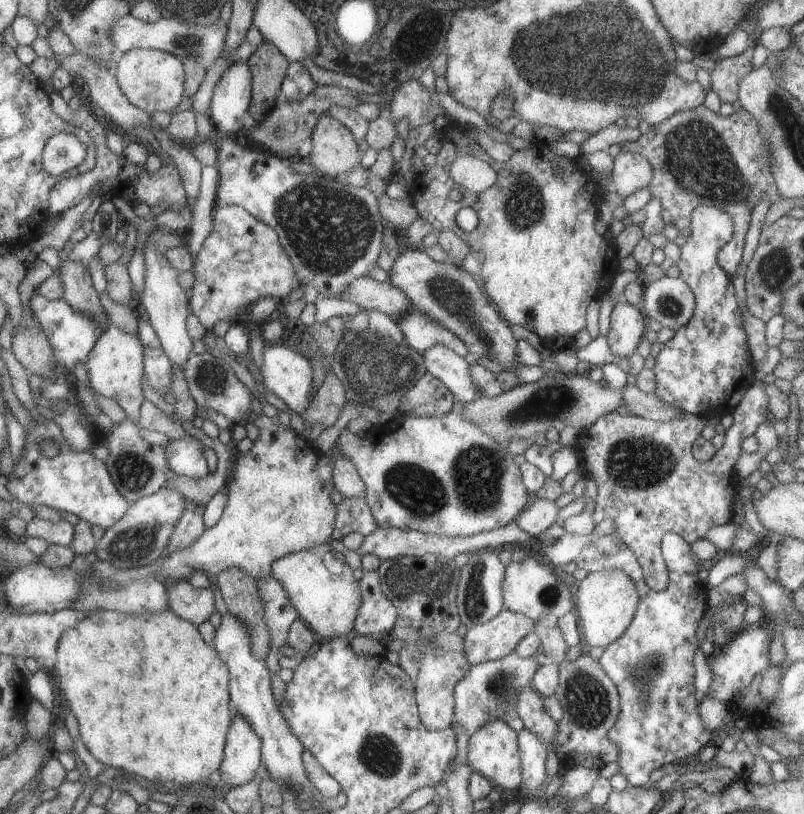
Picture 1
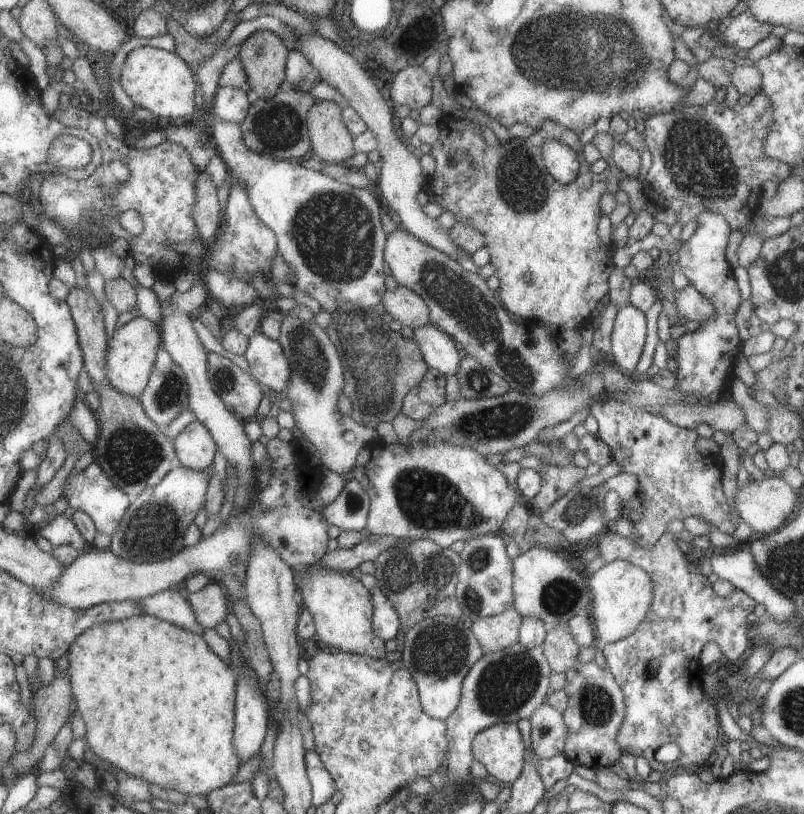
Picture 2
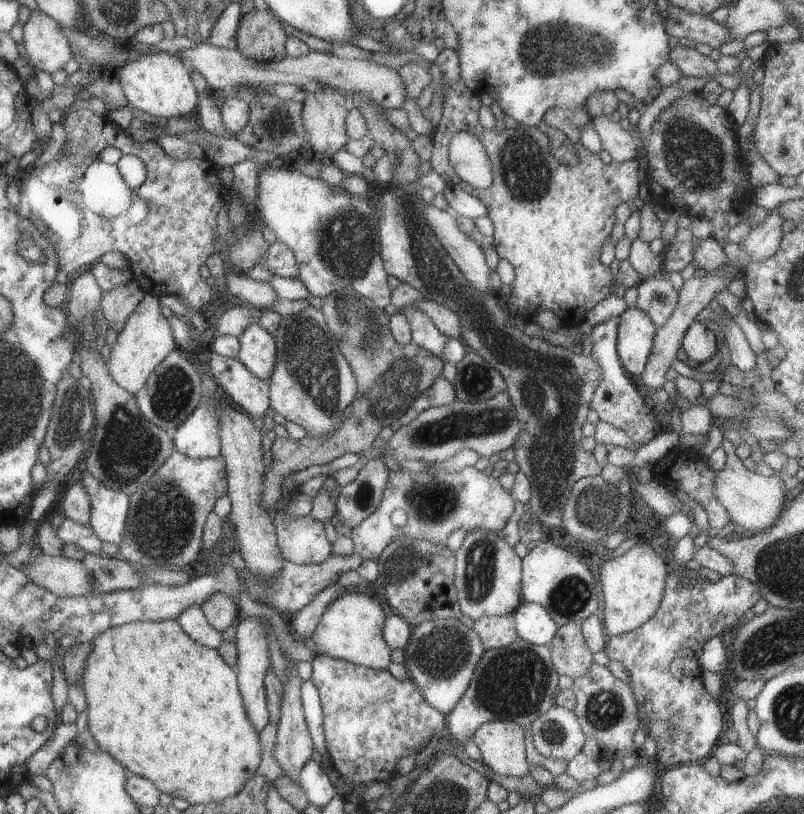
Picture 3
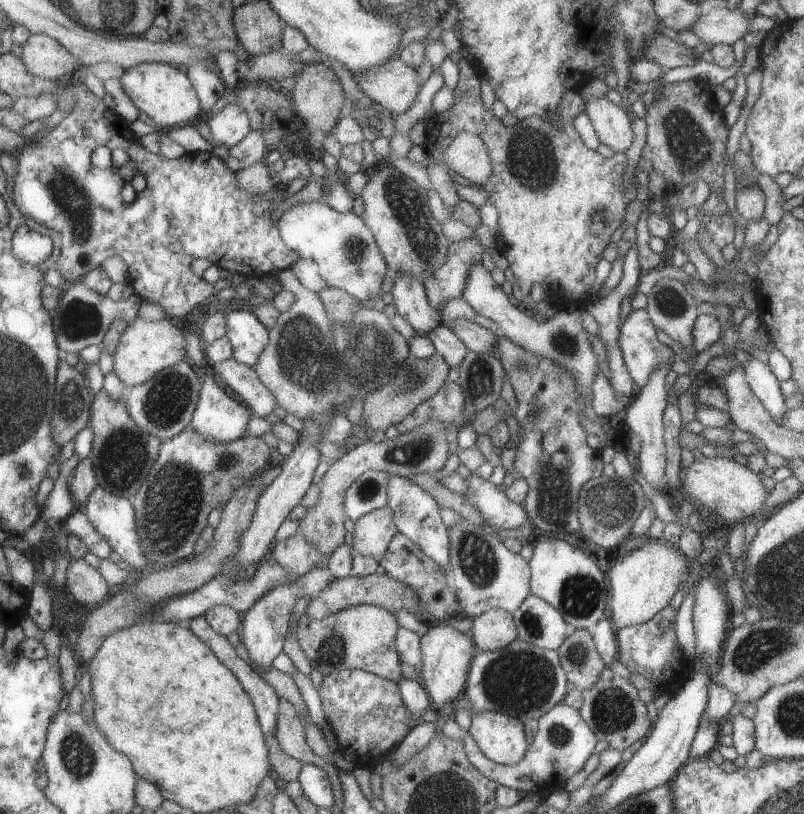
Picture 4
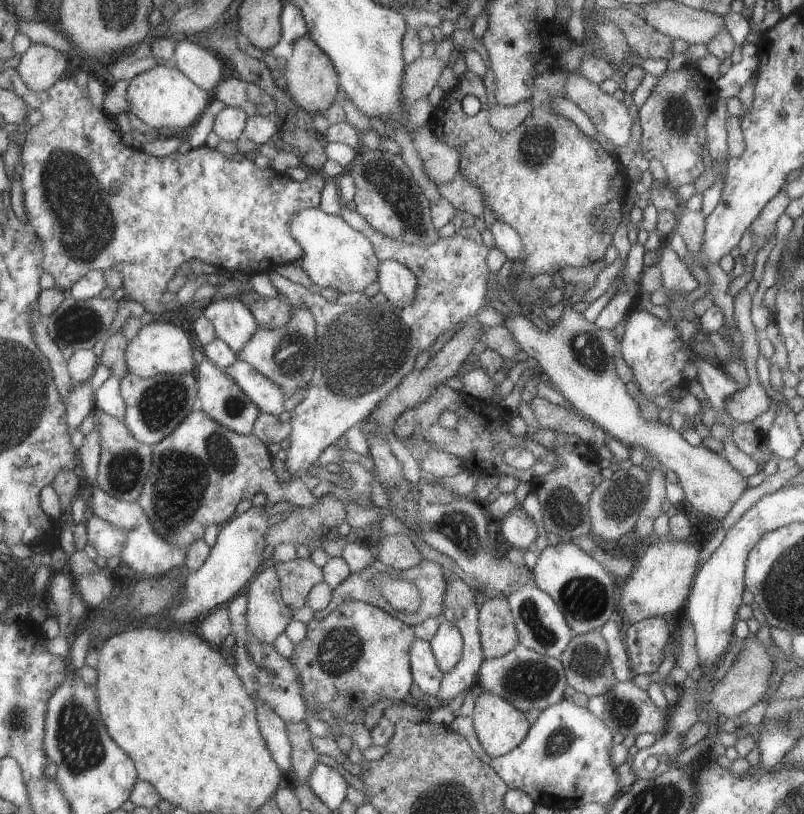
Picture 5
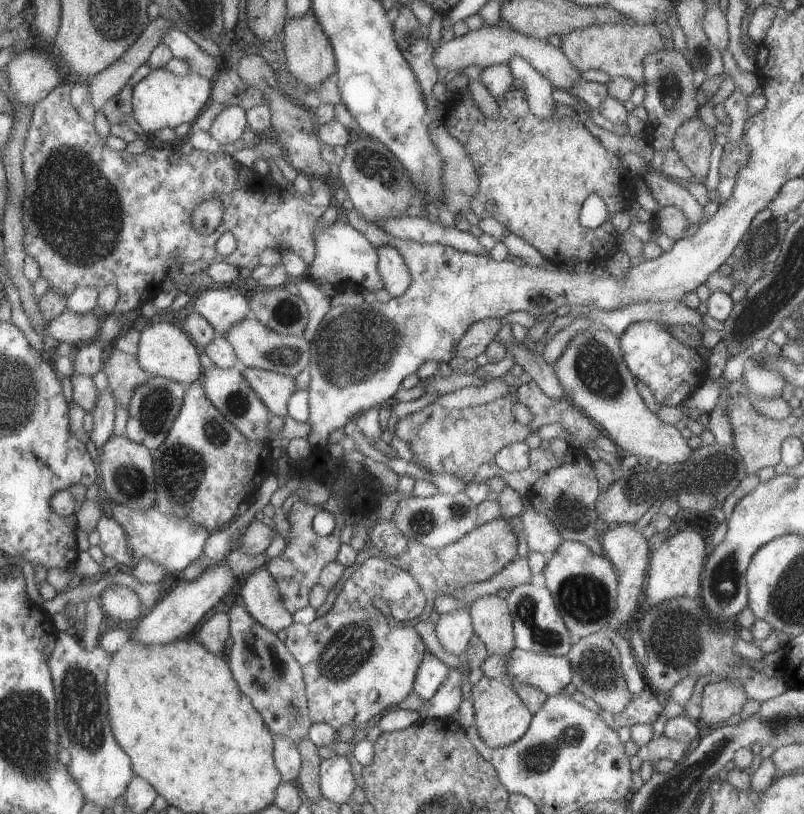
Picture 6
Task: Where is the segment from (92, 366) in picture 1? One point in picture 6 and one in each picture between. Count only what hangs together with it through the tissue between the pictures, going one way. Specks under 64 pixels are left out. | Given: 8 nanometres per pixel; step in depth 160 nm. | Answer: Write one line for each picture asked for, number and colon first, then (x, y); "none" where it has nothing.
2: (132, 352)
3: (146, 341)
4: (144, 348)
5: (159, 347)
6: (164, 351)

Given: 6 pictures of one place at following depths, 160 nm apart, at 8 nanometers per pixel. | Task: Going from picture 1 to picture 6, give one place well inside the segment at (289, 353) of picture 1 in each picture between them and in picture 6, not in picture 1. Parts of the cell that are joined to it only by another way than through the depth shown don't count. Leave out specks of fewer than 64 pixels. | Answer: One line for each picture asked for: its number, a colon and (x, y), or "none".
2: (267, 364)
3: (256, 353)
4: (247, 336)
5: (232, 322)
6: (221, 306)

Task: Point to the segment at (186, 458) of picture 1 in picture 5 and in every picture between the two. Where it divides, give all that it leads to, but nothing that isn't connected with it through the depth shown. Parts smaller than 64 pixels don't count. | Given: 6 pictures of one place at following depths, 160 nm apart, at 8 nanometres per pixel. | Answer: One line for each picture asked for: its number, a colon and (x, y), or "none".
2: (194, 447)
3: (198, 437)
4: (217, 417)
5: (219, 397)

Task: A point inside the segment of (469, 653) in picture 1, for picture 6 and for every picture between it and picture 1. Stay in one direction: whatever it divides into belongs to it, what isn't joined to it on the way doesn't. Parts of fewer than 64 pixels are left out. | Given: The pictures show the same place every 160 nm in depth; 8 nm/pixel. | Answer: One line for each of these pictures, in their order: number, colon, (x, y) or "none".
2: (493, 633)
3: (494, 632)
4: (493, 629)
5: (497, 634)
6: (490, 617)

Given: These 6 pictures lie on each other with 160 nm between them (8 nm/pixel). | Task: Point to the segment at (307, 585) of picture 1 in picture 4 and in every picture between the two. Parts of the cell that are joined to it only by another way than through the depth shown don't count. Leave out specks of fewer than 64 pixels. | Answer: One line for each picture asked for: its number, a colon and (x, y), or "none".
2: (341, 609)
3: (350, 629)
4: (362, 636)

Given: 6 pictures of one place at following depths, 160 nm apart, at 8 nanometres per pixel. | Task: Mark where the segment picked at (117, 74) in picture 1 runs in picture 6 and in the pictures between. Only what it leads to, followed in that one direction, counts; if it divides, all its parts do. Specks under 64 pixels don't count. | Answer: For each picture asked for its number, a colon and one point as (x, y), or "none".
2: (160, 81)
3: (158, 84)
4: (159, 90)
5: (162, 97)
6: (161, 100)

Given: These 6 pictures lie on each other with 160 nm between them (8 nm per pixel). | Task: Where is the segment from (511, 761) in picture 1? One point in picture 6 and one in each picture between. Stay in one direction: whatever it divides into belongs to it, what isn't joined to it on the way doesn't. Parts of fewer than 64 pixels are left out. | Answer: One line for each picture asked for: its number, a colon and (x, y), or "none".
2: (499, 748)
3: (501, 743)
4: (501, 738)
5: (499, 727)
6: (500, 717)

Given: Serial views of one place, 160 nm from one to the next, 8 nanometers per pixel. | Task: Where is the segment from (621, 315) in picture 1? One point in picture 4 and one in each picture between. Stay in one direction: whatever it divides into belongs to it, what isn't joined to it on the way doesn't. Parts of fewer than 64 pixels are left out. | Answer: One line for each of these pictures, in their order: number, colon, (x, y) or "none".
2: (628, 334)
3: (635, 333)
4: (641, 351)

